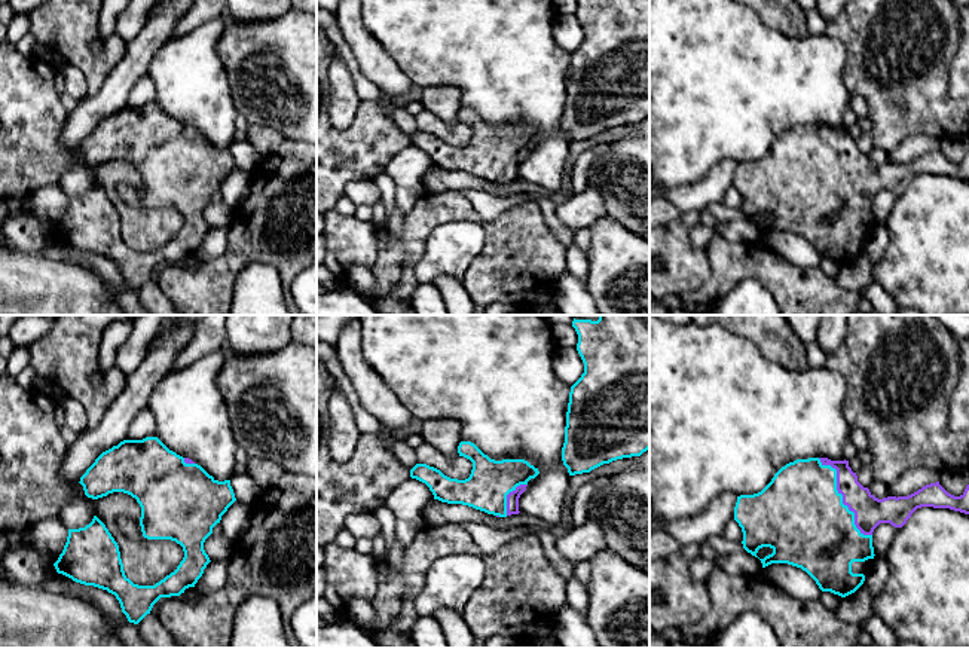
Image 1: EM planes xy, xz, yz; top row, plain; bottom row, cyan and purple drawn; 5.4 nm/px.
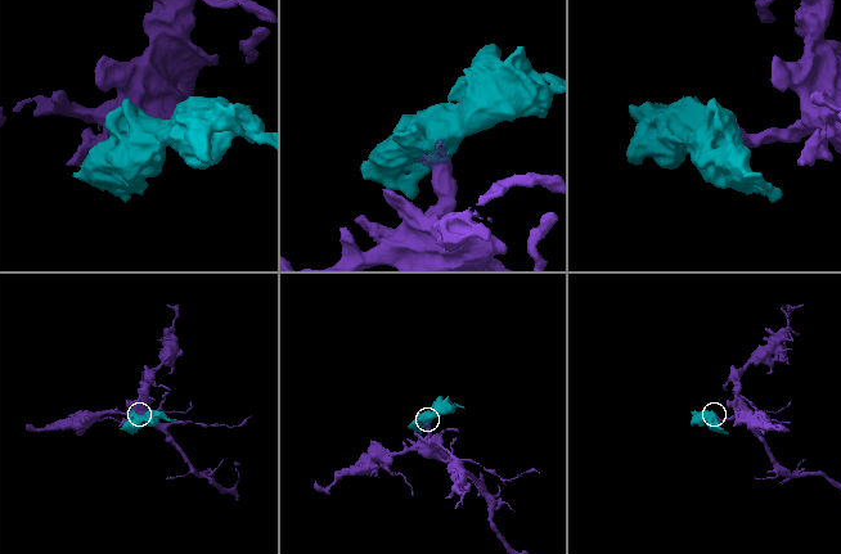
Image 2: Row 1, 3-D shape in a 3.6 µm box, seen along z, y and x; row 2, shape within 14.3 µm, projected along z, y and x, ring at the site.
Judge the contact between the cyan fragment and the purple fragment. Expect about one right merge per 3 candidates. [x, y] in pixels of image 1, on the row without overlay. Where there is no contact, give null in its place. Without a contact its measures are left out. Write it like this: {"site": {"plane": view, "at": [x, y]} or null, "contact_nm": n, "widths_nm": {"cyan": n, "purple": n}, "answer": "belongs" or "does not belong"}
{"site": {"plane": "yz", "at": [841, 164]}, "contact_nm": 500, "widths_nm": {"cyan": 480, "purple": 170}, "answer": "belongs"}

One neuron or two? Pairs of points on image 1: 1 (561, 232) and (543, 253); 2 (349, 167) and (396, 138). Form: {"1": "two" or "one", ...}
{"1": "two", "2": "one"}

